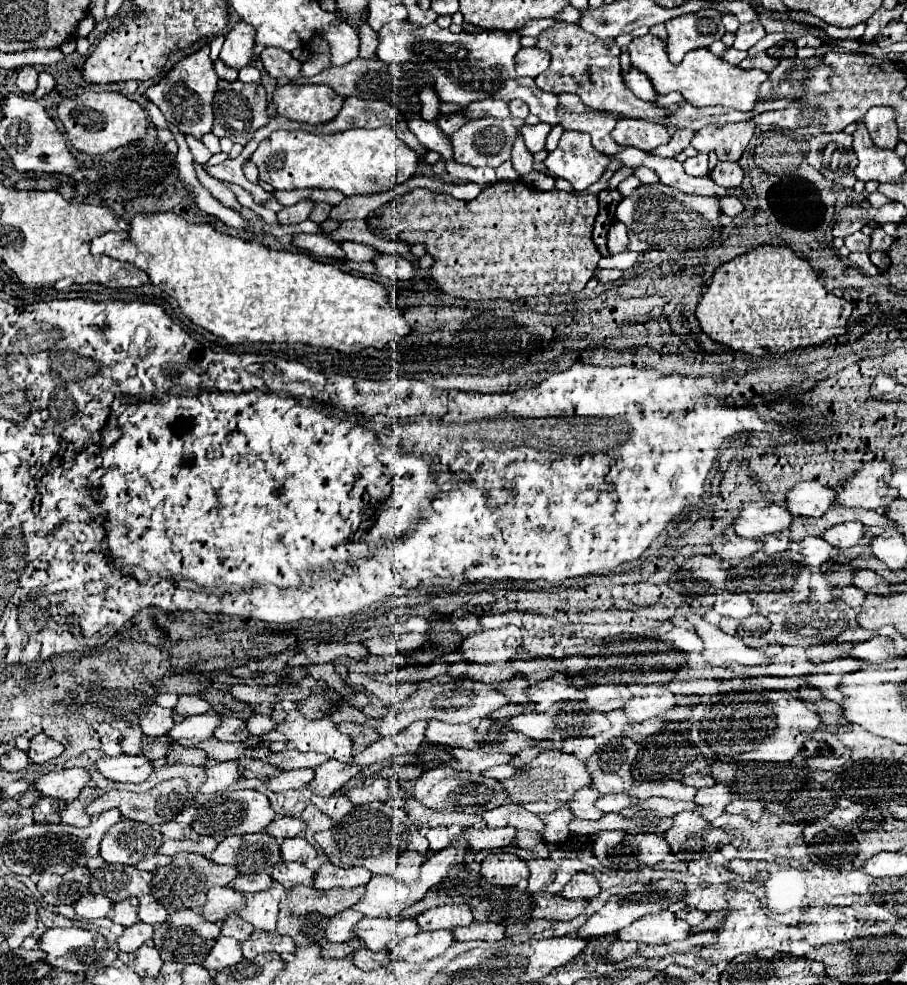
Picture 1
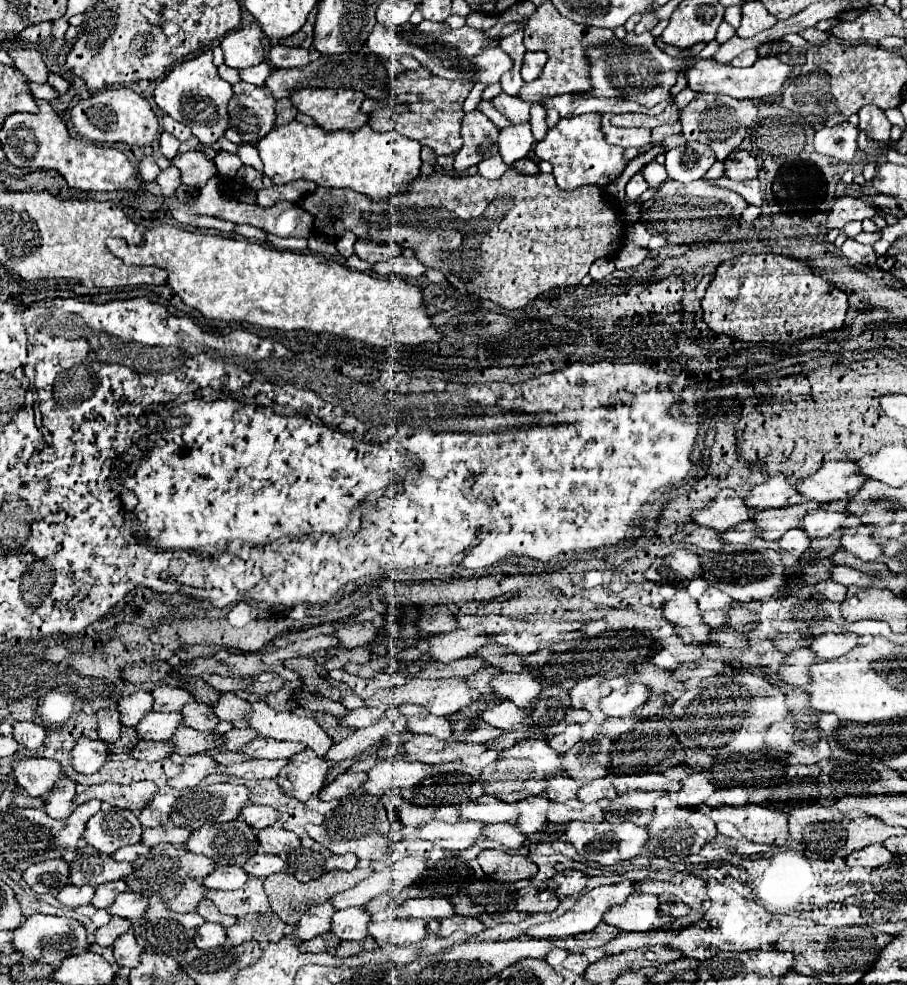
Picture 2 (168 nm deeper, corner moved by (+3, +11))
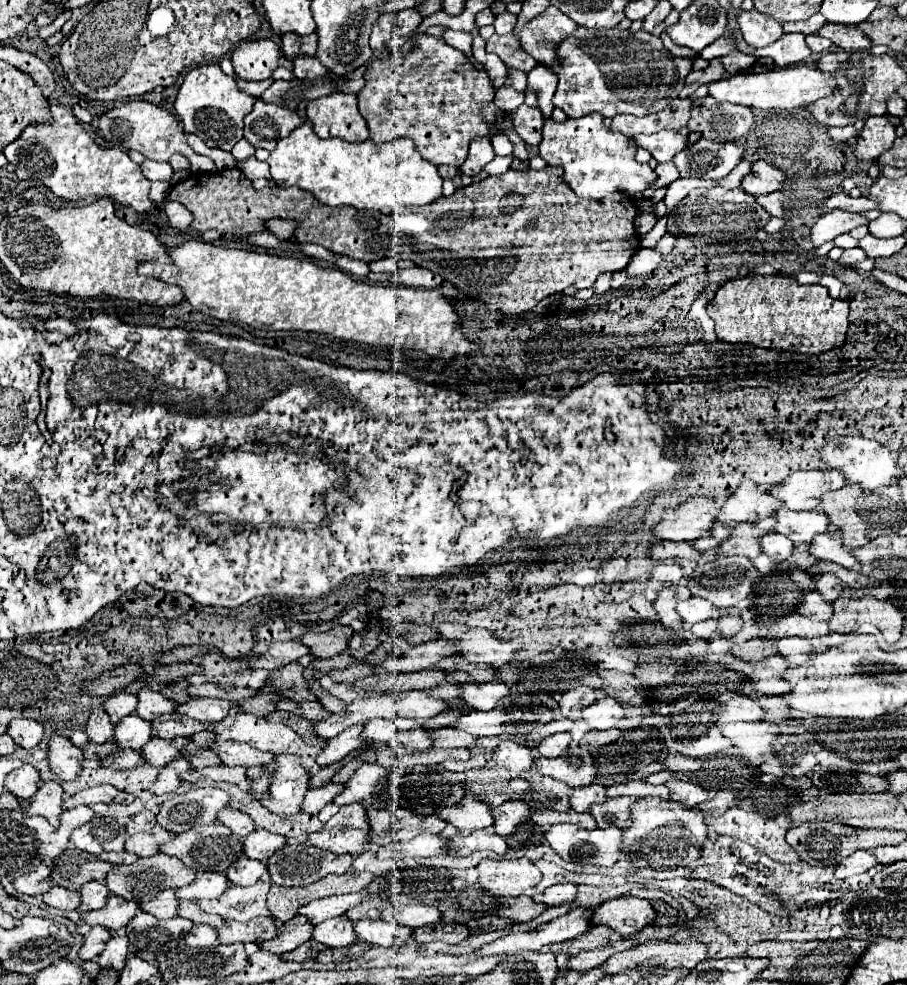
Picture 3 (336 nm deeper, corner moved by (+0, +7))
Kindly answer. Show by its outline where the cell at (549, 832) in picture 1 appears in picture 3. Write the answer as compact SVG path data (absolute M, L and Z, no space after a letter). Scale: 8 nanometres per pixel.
M508 800L500 808L494 808L492 814L496 818L494 832L508 836L508 834L514 834L522 824L530 820L532 810L522 800Z

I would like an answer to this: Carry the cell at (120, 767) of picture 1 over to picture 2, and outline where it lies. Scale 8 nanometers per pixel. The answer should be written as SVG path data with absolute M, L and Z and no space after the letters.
M81 736L75 740L71 752L71 766L79 774L93 774L103 766L103 762L107 762L107 758L109 758L109 750L105 742L89 740Z

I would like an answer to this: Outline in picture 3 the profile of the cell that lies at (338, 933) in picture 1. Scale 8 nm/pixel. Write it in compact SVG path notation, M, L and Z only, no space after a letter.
M296 916L292 918L292 922L282 924L280 934L272 938L272 942L260 942L260 946L264 946L266 950L272 950L274 954L284 954L298 948L306 940L310 940L312 932L314 932L314 924L310 922L310 918Z

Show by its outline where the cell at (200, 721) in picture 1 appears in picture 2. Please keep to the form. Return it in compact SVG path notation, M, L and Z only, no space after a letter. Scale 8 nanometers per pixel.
M151 712L151 714L145 714L145 718L141 718L135 730L139 740L169 740L179 726L181 726L179 712L171 712L171 714Z

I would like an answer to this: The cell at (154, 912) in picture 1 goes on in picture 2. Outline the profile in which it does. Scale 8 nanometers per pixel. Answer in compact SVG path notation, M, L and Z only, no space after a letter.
M121 892L113 906L107 908L107 912L111 916L119 916L119 918L125 918L125 920L139 920L147 910L147 898L141 896L141 894L135 894L135 892Z

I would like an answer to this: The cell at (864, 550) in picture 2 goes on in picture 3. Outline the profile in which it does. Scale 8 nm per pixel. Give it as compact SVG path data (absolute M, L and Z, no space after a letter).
M830 530L826 534L820 534L812 540L810 546L810 554L814 554L818 560L826 560L826 562L836 562L840 566L848 566L854 564L860 570L860 562L856 560L856 556L852 554L852 550L844 548L842 544L842 532L840 530Z

